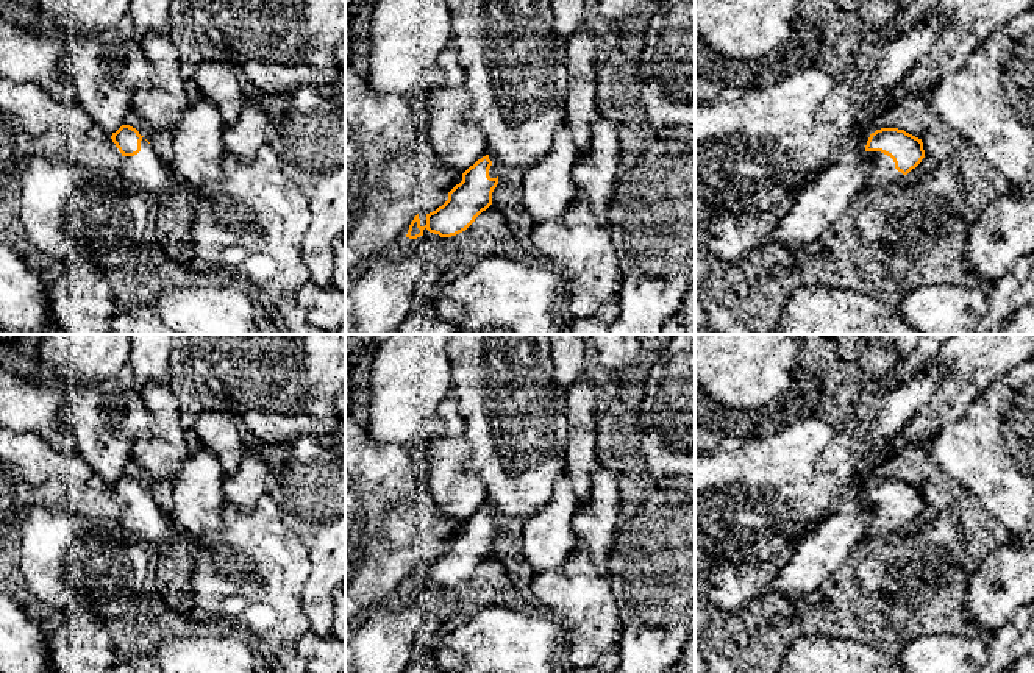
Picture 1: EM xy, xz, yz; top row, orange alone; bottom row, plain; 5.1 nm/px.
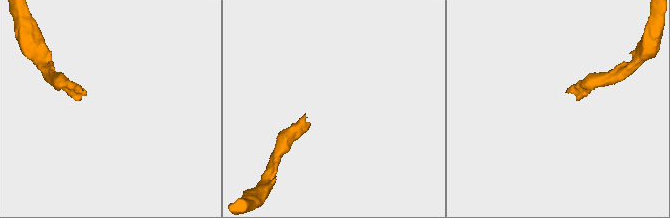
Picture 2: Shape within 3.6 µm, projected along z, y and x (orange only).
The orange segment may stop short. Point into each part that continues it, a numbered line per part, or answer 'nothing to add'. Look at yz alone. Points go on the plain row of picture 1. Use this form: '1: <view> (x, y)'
1: yz (883, 523)

